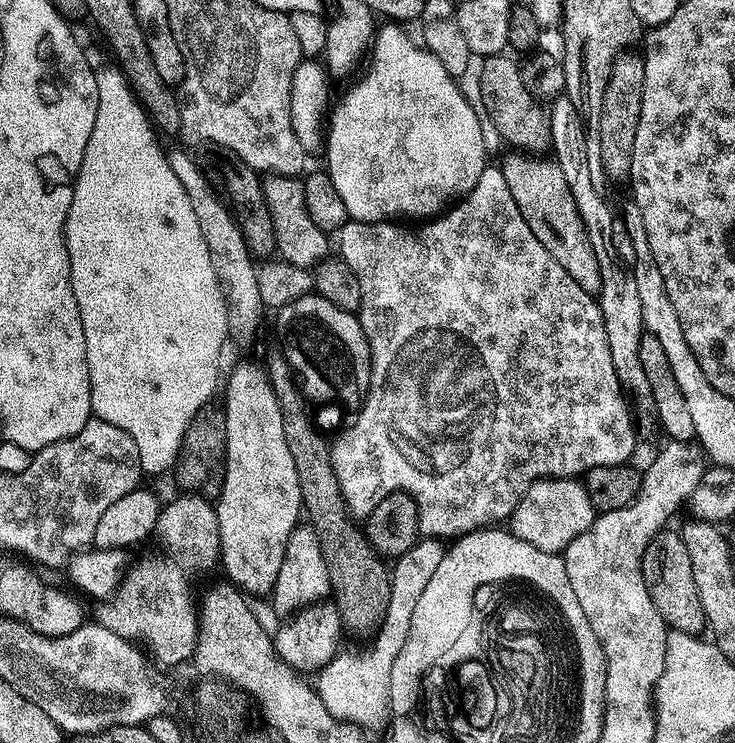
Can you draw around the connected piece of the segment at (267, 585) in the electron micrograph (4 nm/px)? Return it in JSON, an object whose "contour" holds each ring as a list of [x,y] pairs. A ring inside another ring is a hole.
{"contour":[[[263,367],[236,368],[229,374],[222,415],[224,485],[214,504],[220,523],[219,563],[241,592],[267,597],[278,582],[286,542],[301,523],[302,505],[298,470],[294,470],[294,457],[286,447],[278,398]]]}

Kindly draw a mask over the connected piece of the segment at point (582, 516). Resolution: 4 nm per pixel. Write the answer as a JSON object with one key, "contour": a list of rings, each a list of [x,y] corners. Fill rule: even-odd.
{"contour":[[[576,478],[538,480],[526,490],[510,517],[510,531],[514,538],[538,546],[538,550],[563,553],[564,549],[596,521],[598,513]]]}

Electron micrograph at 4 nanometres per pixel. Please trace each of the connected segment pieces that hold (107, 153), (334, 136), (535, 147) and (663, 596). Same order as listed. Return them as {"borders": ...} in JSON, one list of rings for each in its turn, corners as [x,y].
{"borders":[[[[108,62],[105,68],[97,67],[95,73],[98,82],[98,114],[94,114],[94,130],[90,130],[90,142],[86,142],[86,154],[72,185],[74,198],[70,202],[70,210],[64,223],[64,241],[70,254],[70,282],[74,298],[78,302],[82,330],[86,334],[92,416],[110,422],[110,426],[118,426],[118,430],[126,430],[126,434],[134,438],[134,446],[138,446],[140,455],[140,466],[145,473],[164,472],[175,465],[180,448],[184,445],[184,435],[188,433],[196,413],[211,401],[208,399],[216,388],[220,351],[224,348],[224,340],[226,344],[229,339],[228,311],[218,274],[214,274],[214,262],[210,262],[210,250],[206,250],[206,238],[202,238],[202,226],[198,226],[198,218],[194,218],[194,206],[190,206],[190,198],[186,190],[182,190],[178,174],[174,174],[166,152],[160,149],[160,144],[156,141],[157,129],[144,113],[144,107],[136,101],[136,93],[115,63]]],[[[396,22],[385,23],[385,28],[375,33],[374,52],[380,57],[376,64],[380,69],[376,72],[376,93],[371,96],[368,92],[360,92],[349,100],[344,100],[340,105],[333,107],[330,112],[330,123],[326,128],[326,153],[328,152],[328,165],[326,171],[330,182],[334,182],[338,189],[338,195],[342,197],[342,203],[346,206],[349,217],[353,220],[361,220],[367,224],[379,224],[381,222],[396,222],[400,216],[424,216],[420,218],[435,218],[445,211],[453,202],[461,199],[474,186],[478,186],[478,178],[482,178],[482,170],[486,167],[486,157],[483,152],[481,127],[478,126],[478,119],[471,110],[466,98],[460,92],[459,83],[449,75],[446,66],[434,58],[427,48],[421,46],[415,39],[411,40],[403,32],[401,25]]],[[[497,54],[485,59],[482,69],[482,105],[486,106],[486,111],[498,128],[498,134],[501,135],[505,145],[513,144],[513,149],[519,150],[525,154],[544,154],[551,149],[552,139],[550,138],[550,122],[545,105],[536,100],[530,90],[526,90],[526,82],[522,82],[520,73],[520,64],[512,61],[508,54]]],[[[665,530],[659,532],[646,546],[646,554],[642,558],[642,574],[646,582],[646,590],[650,590],[650,598],[664,619],[665,624],[673,632],[685,632],[691,636],[703,633],[706,628],[702,601],[698,599],[698,586],[694,586],[694,570],[690,566],[690,554],[682,543],[679,531]]]]}

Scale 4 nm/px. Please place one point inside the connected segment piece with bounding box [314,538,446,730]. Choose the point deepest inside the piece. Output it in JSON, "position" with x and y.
{"position":[356,688]}

